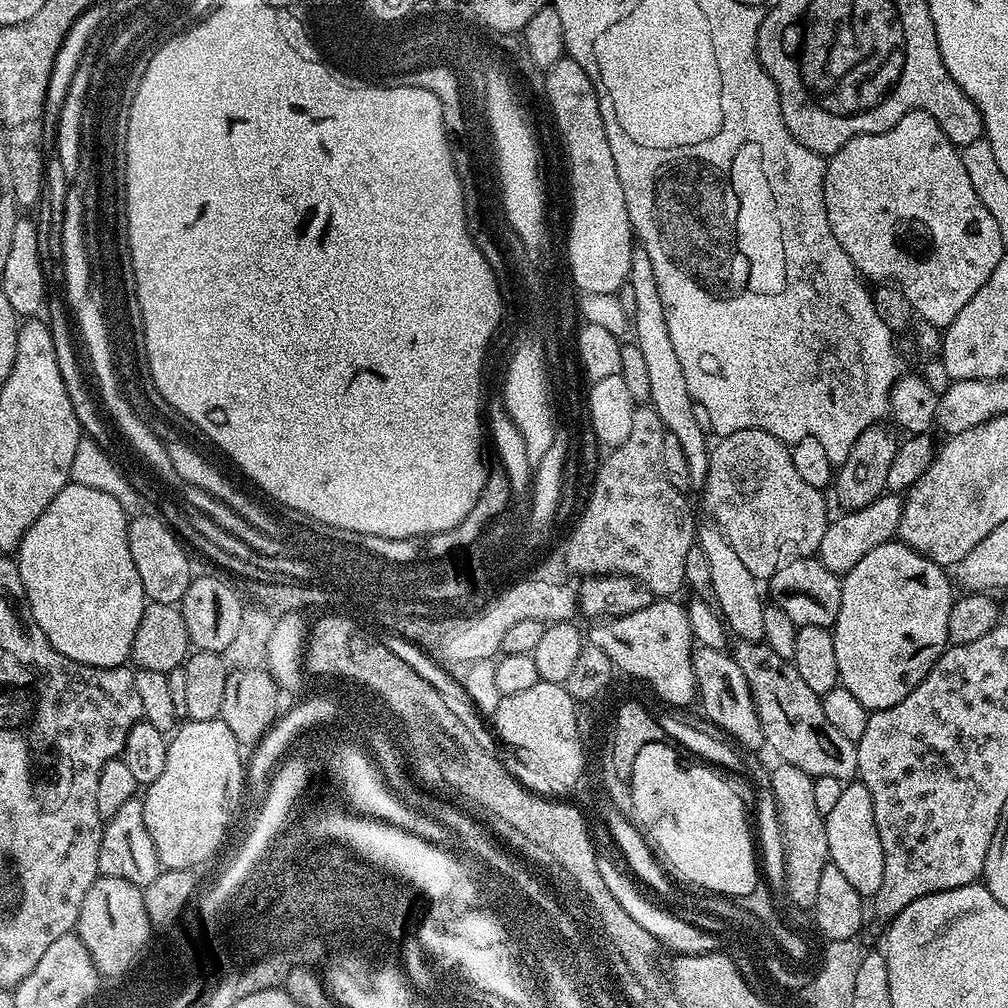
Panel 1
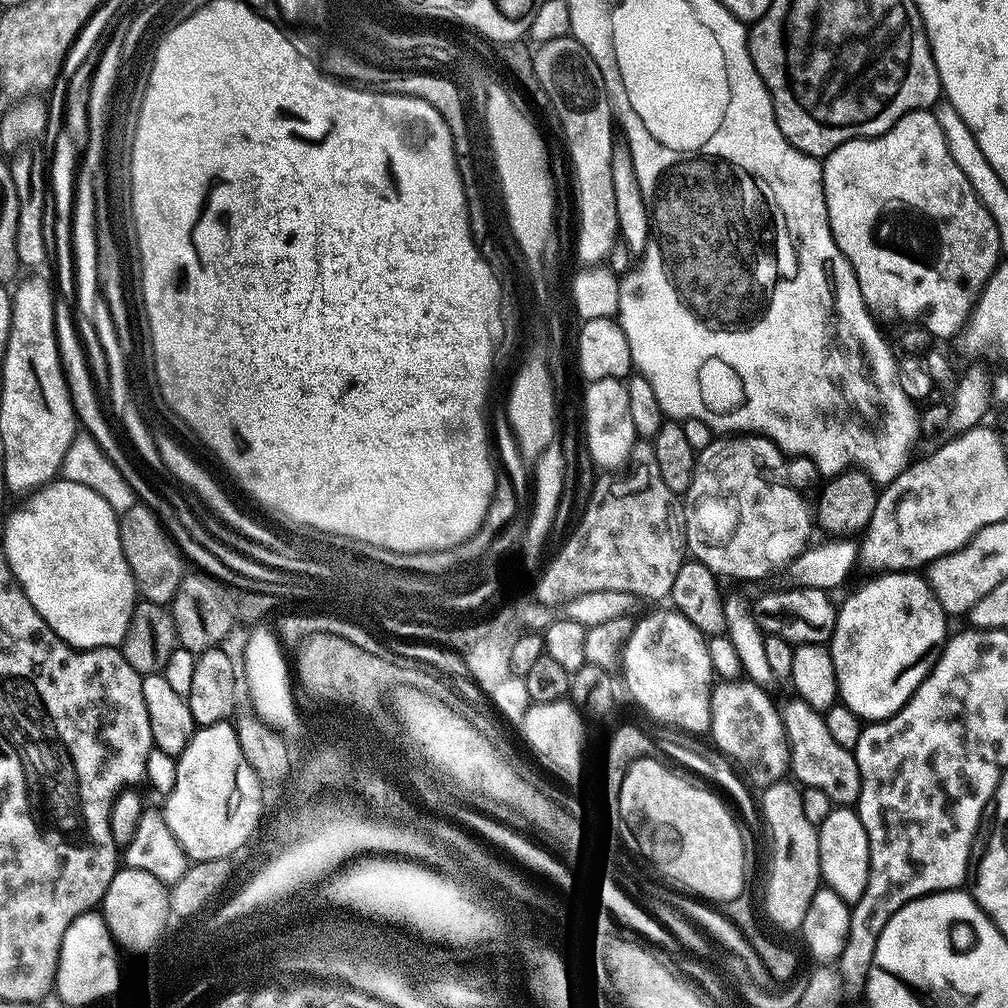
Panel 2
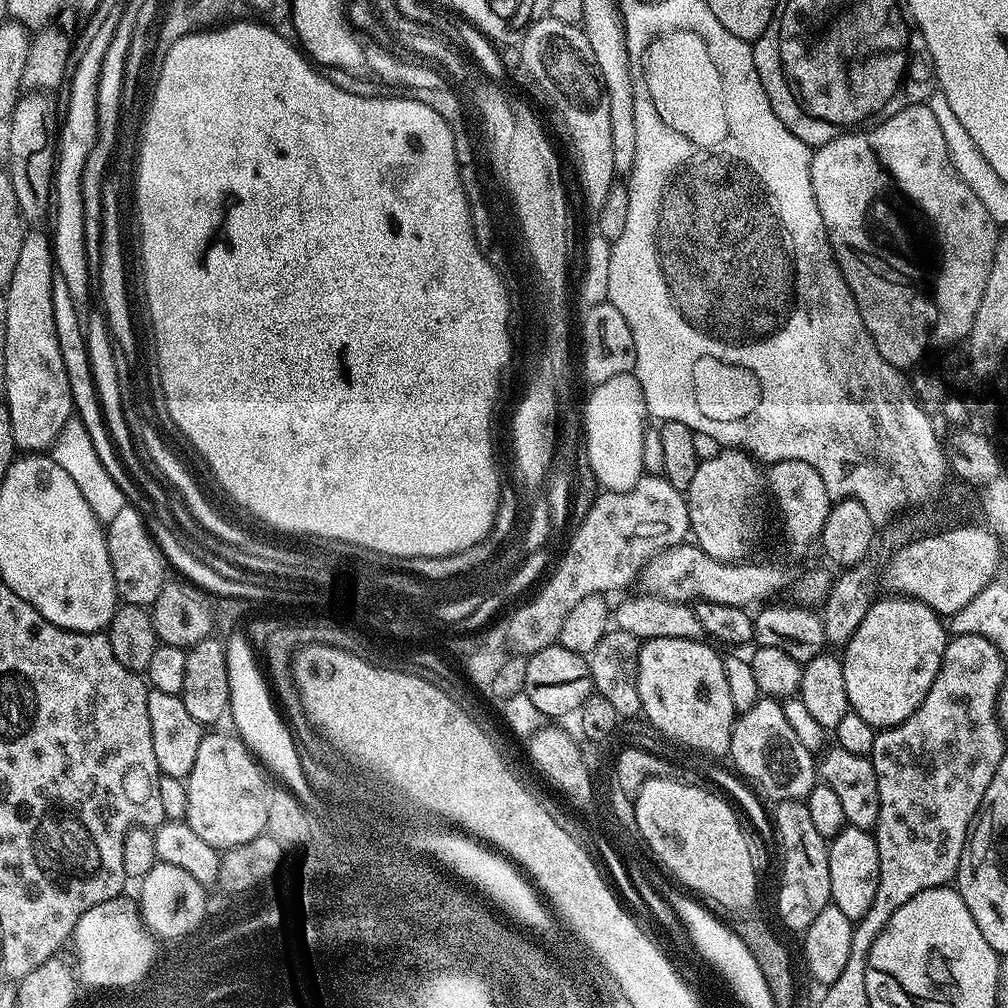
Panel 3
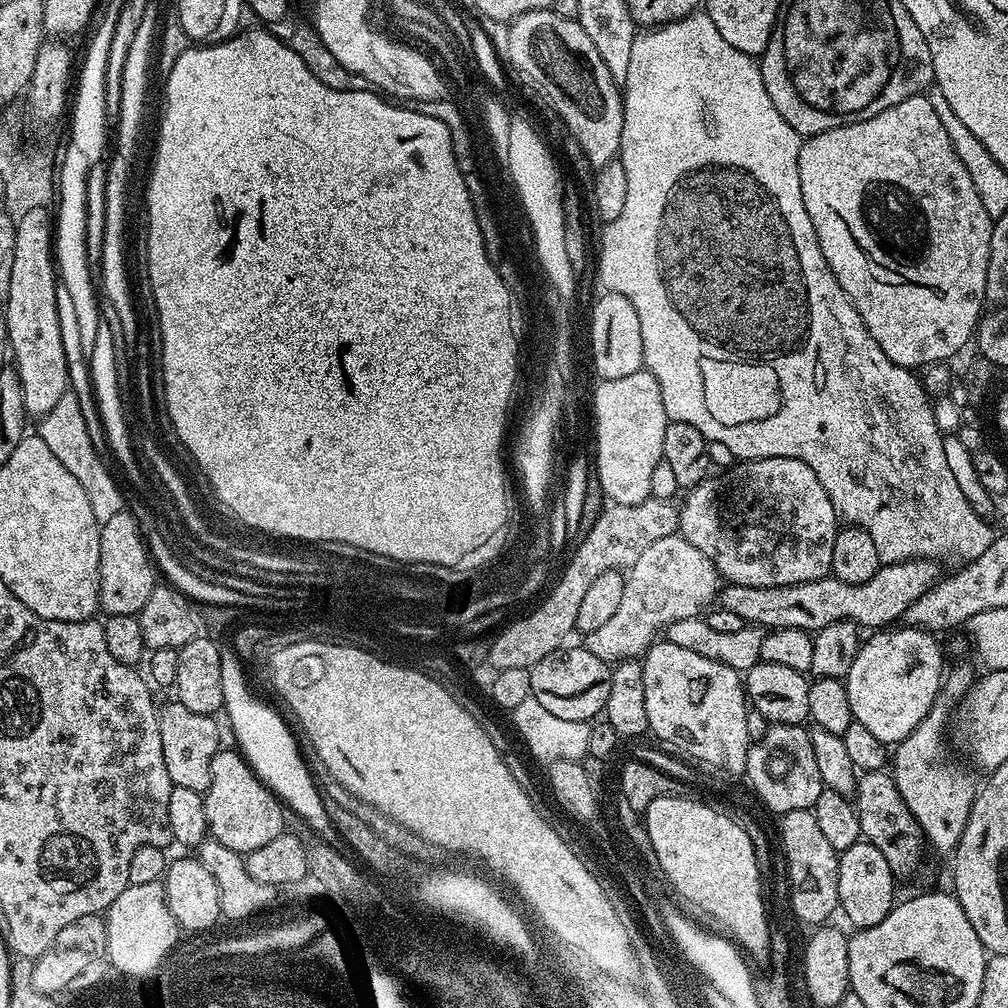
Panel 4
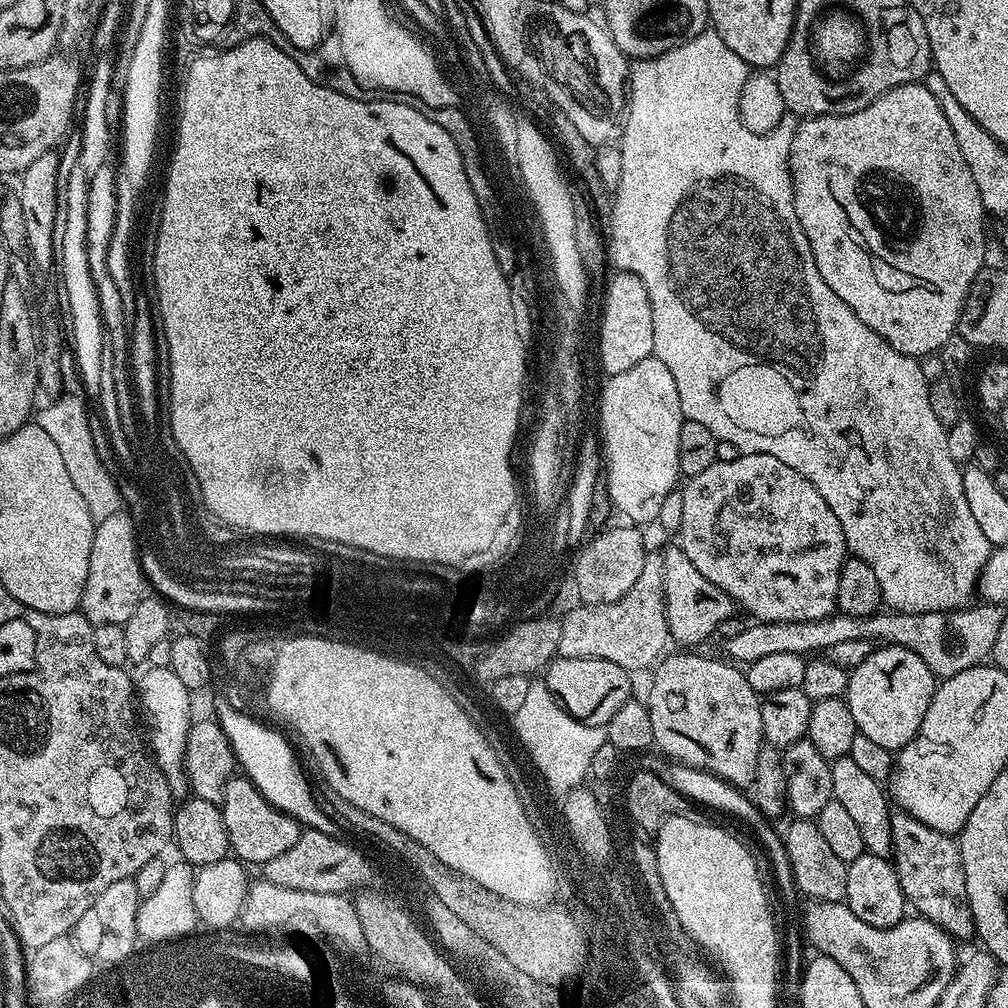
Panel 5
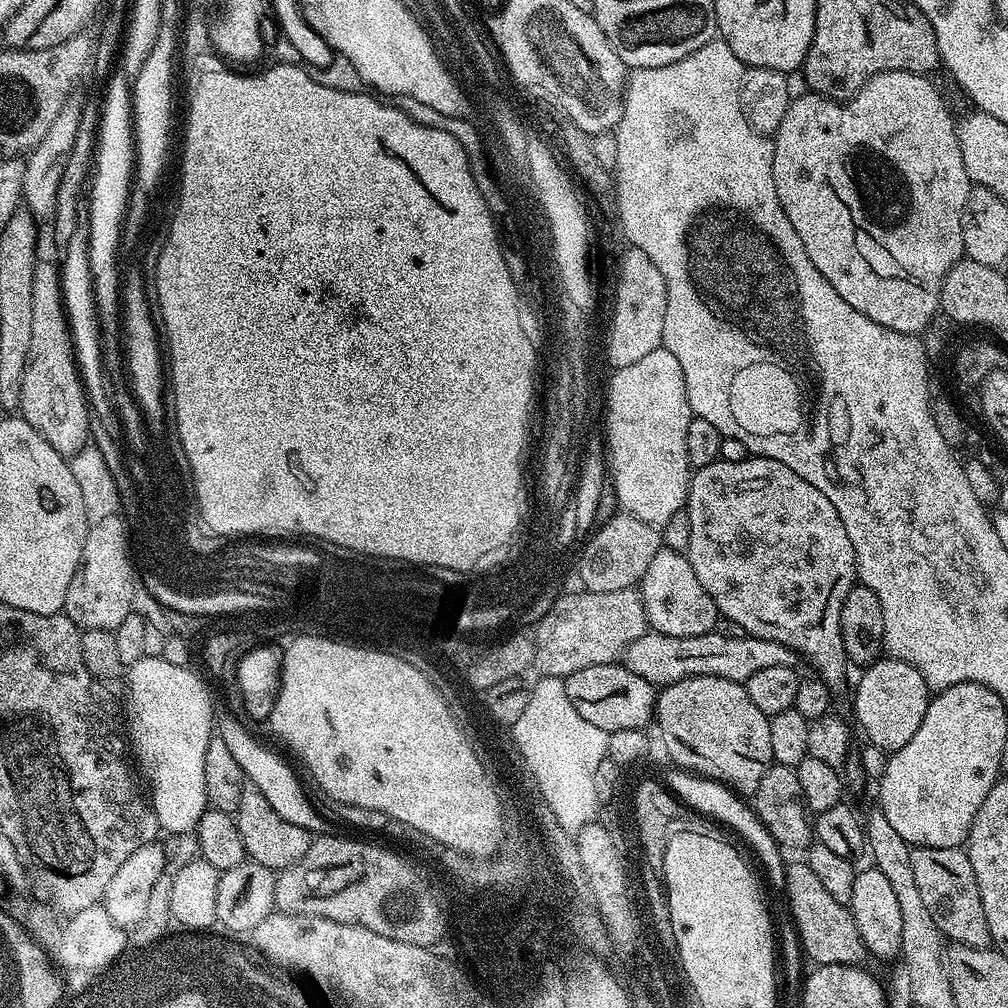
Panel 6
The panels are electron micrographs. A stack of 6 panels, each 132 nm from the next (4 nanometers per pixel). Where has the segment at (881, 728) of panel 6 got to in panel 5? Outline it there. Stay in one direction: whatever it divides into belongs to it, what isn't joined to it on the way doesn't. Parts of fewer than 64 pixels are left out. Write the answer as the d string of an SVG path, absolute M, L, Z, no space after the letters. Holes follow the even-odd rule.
M898 645L877 647L856 668L851 669L848 677L846 699L859 735L878 742L878 746L893 750L905 748L920 731L937 683L926 663L912 650Z

